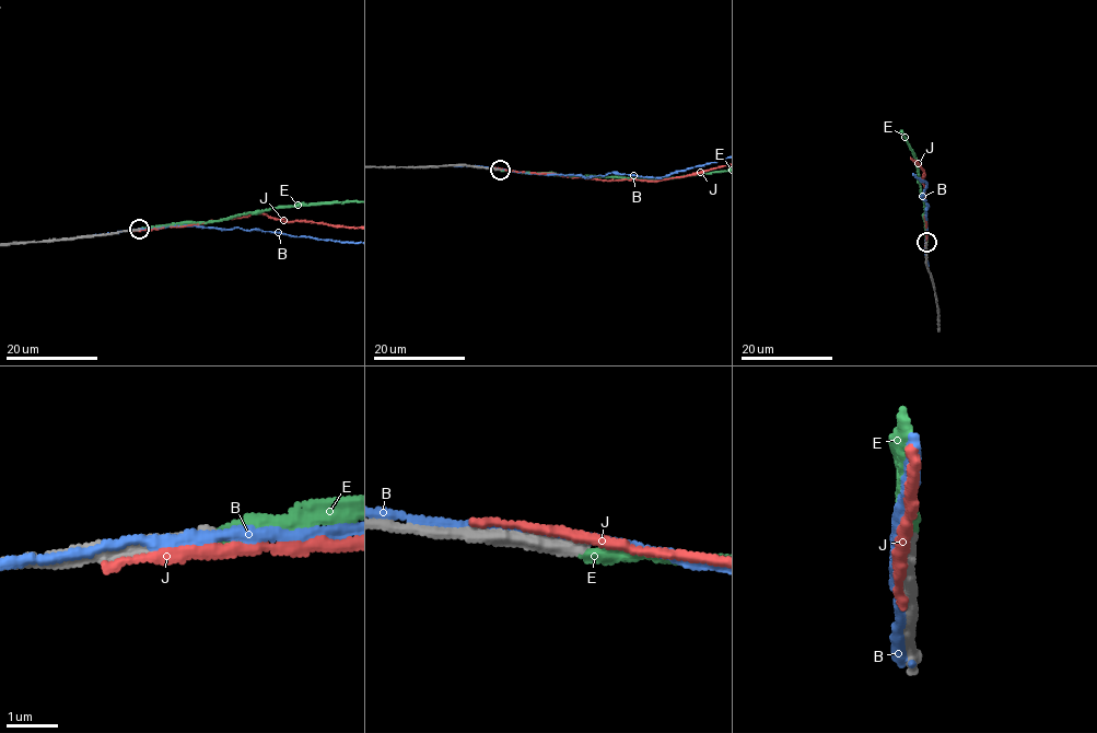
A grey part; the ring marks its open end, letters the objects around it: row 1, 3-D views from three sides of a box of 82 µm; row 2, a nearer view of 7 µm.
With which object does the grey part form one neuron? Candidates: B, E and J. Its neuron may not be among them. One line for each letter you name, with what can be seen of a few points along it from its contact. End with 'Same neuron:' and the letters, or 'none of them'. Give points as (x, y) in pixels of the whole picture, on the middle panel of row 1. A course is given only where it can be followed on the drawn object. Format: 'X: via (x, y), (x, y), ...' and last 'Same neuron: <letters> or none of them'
Same neuron: E

